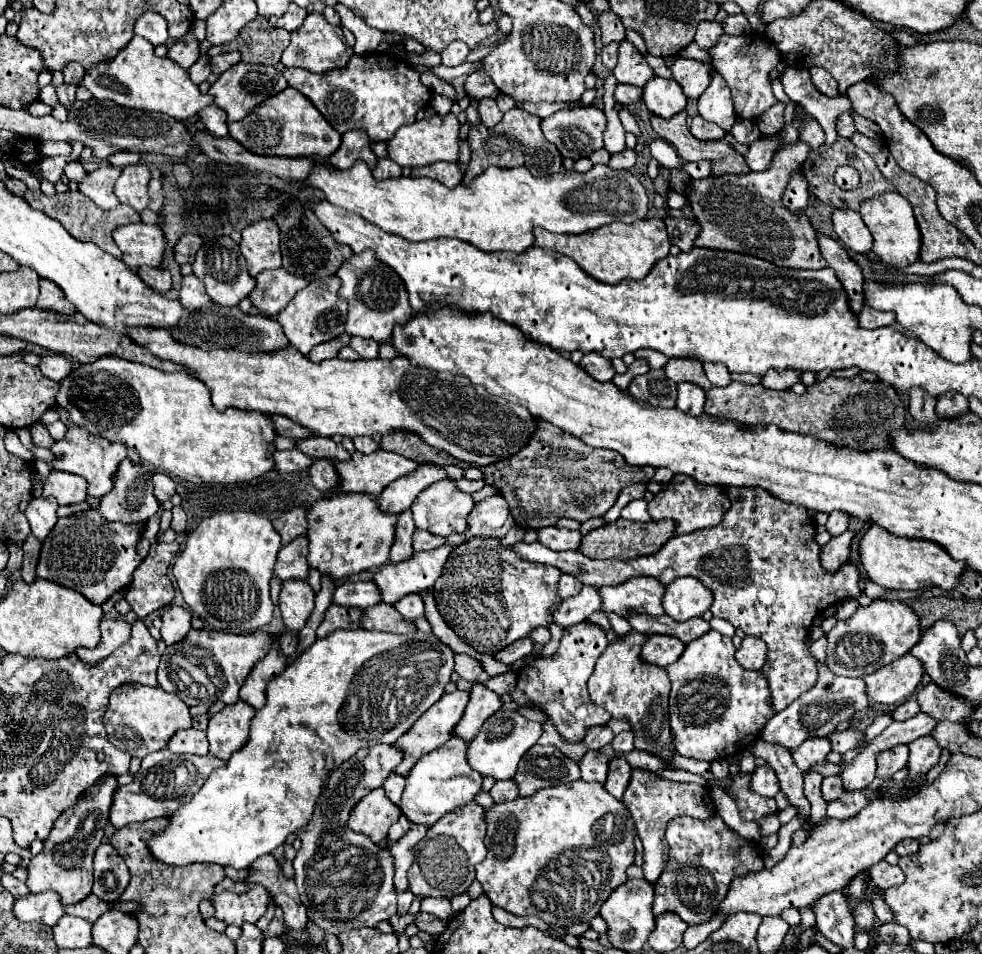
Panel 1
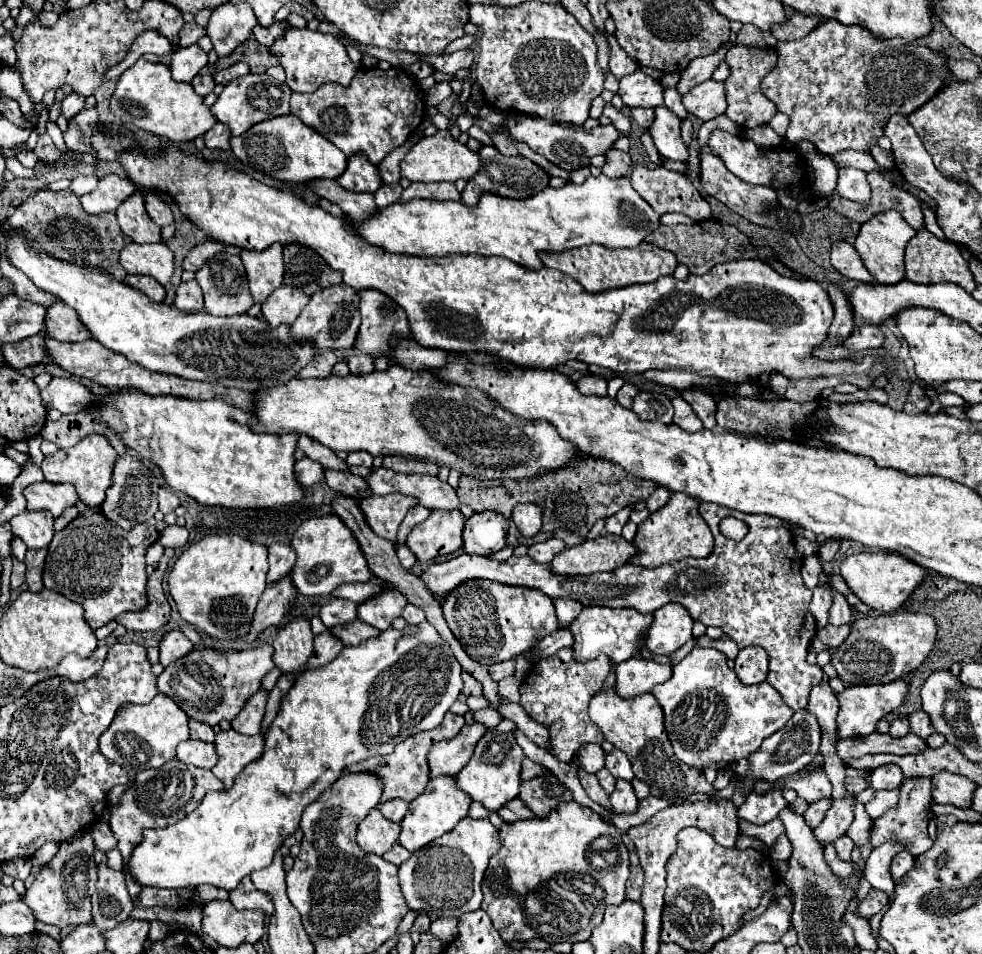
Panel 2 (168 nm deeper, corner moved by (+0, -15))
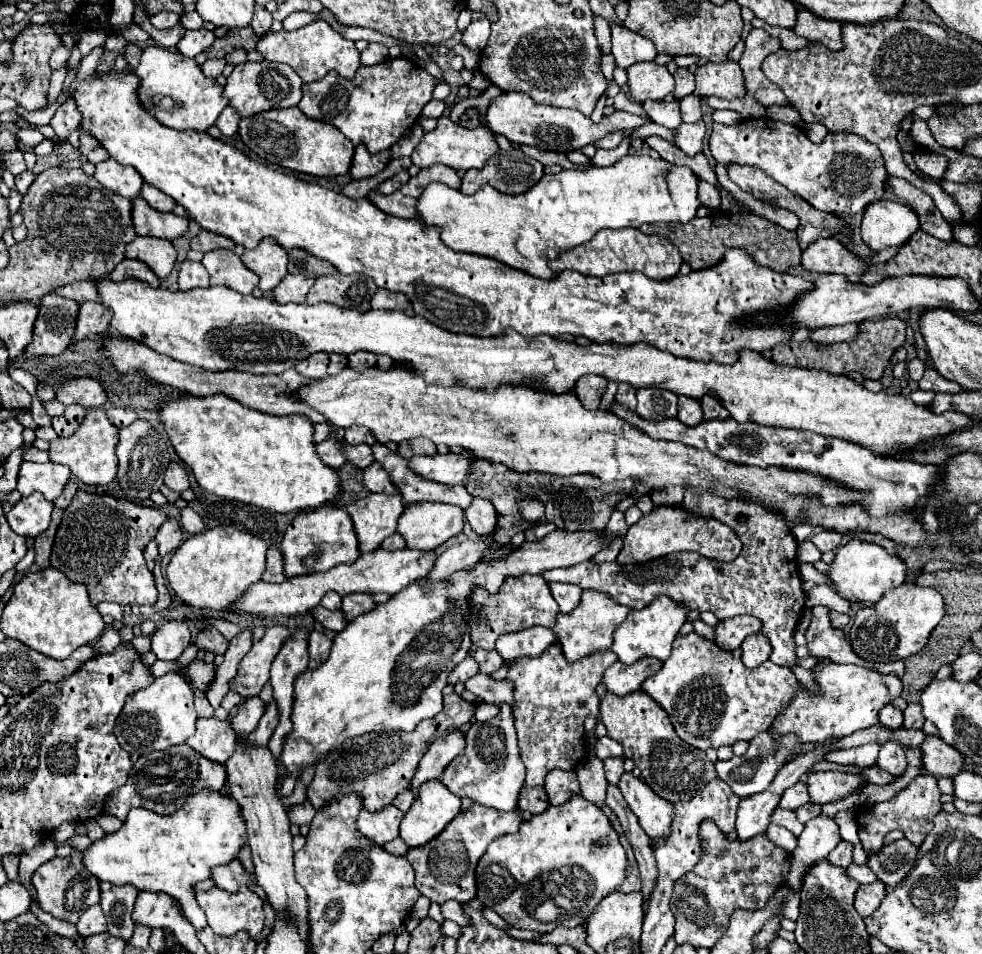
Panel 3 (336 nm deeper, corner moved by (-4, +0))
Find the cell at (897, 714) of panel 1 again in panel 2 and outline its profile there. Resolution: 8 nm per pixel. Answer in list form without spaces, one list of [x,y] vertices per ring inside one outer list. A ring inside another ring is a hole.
[[[899,717],[899,719],[895,719],[895,721],[891,723],[889,735],[893,735],[893,737],[903,737],[903,735],[907,735],[907,733],[909,733],[909,721],[907,721],[907,717]]]

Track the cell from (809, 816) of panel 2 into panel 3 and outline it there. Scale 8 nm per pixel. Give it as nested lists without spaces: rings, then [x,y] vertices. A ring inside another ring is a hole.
[[[807,802],[805,806],[797,808],[797,810],[795,810],[795,814],[797,814],[797,820],[799,820],[801,824],[807,824],[807,820],[811,820],[811,818],[815,818],[815,816],[819,816],[819,814],[821,814],[821,806]]]

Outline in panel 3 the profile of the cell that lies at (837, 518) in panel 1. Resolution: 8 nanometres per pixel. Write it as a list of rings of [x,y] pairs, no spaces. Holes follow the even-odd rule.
[[[819,530],[811,536],[811,542],[819,548],[819,552],[829,552],[841,544],[841,536],[829,530]]]

